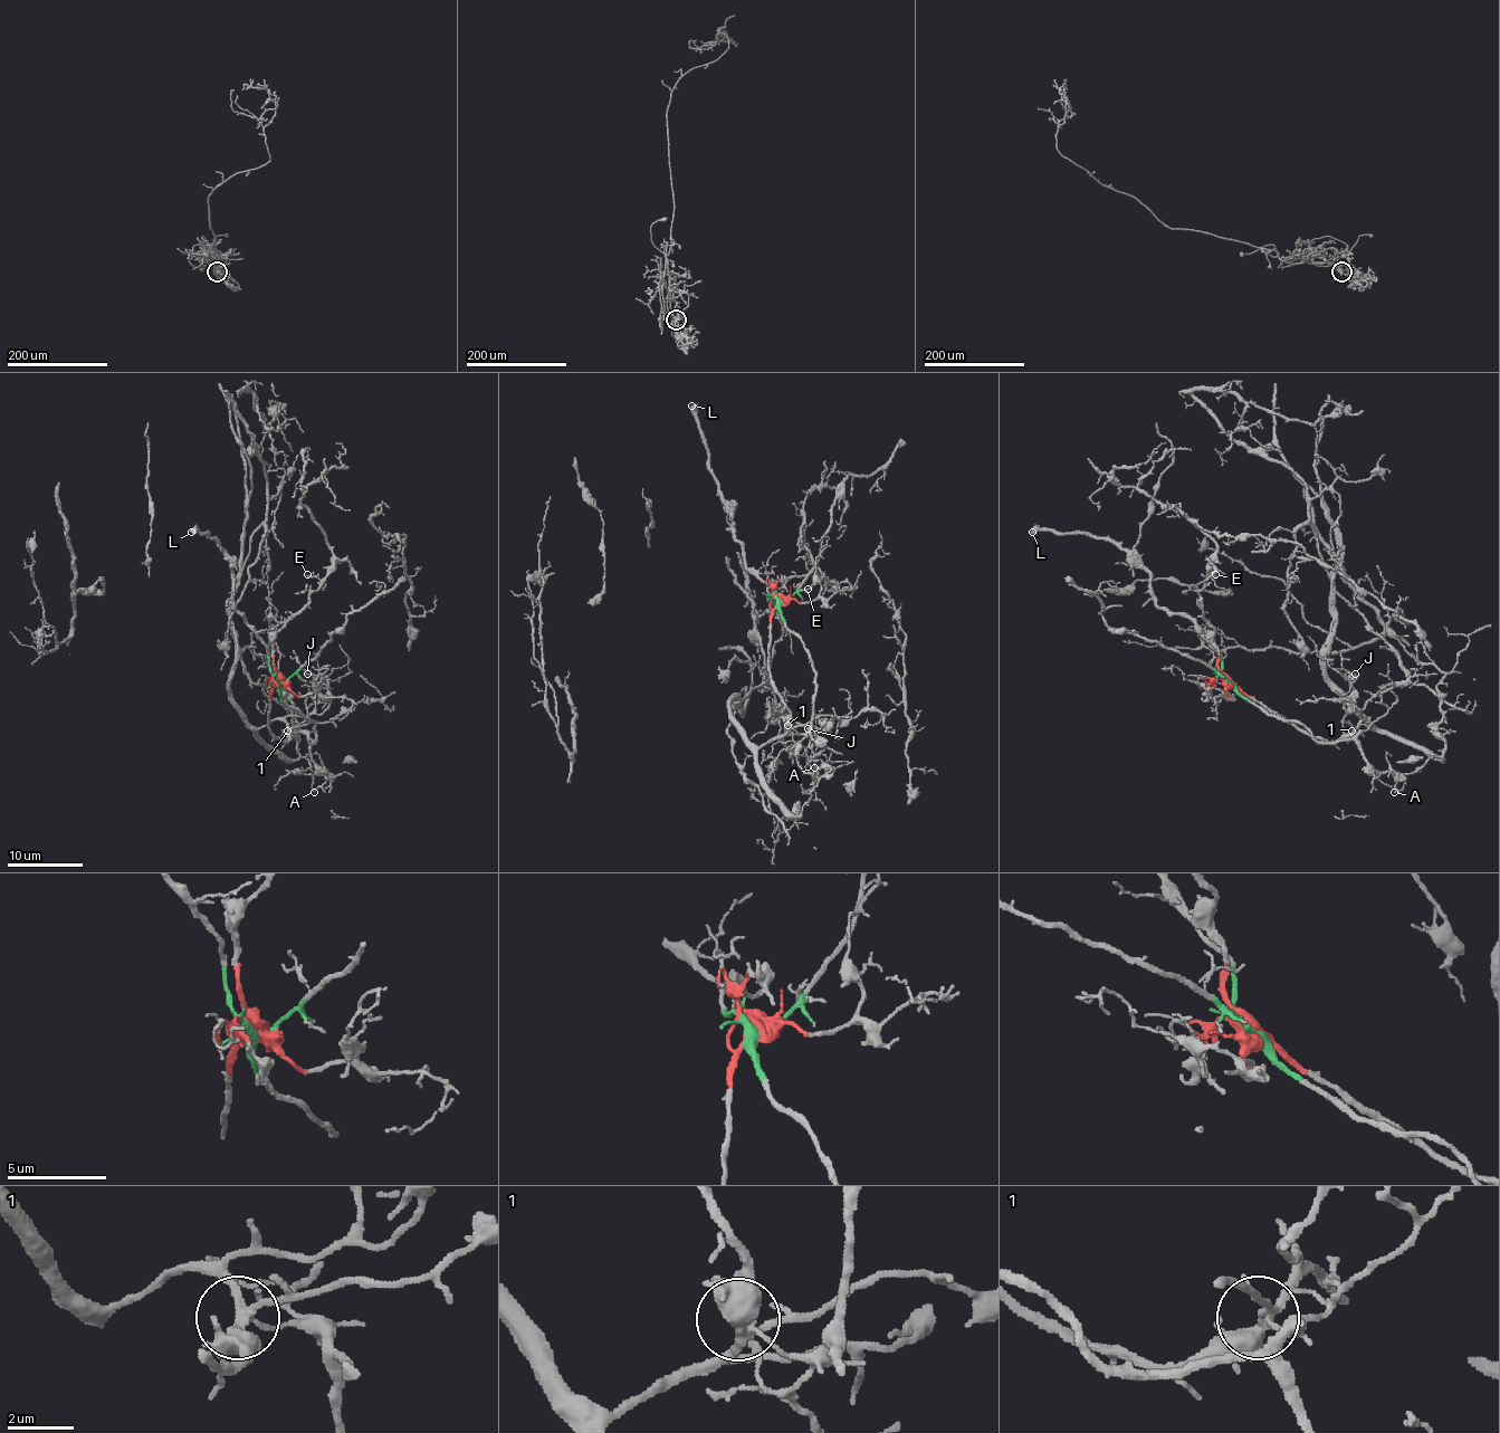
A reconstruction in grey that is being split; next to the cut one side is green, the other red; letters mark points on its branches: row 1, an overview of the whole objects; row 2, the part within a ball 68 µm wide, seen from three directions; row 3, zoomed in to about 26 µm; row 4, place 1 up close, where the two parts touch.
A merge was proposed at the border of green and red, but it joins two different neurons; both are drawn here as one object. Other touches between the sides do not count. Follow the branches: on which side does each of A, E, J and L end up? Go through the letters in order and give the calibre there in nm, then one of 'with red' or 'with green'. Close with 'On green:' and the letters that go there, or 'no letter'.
A: calibre 110 nm; with red
E: calibre 120 nm; with red
J: calibre 130 nm; with red
L: calibre 380 nm; with green
On green: L

